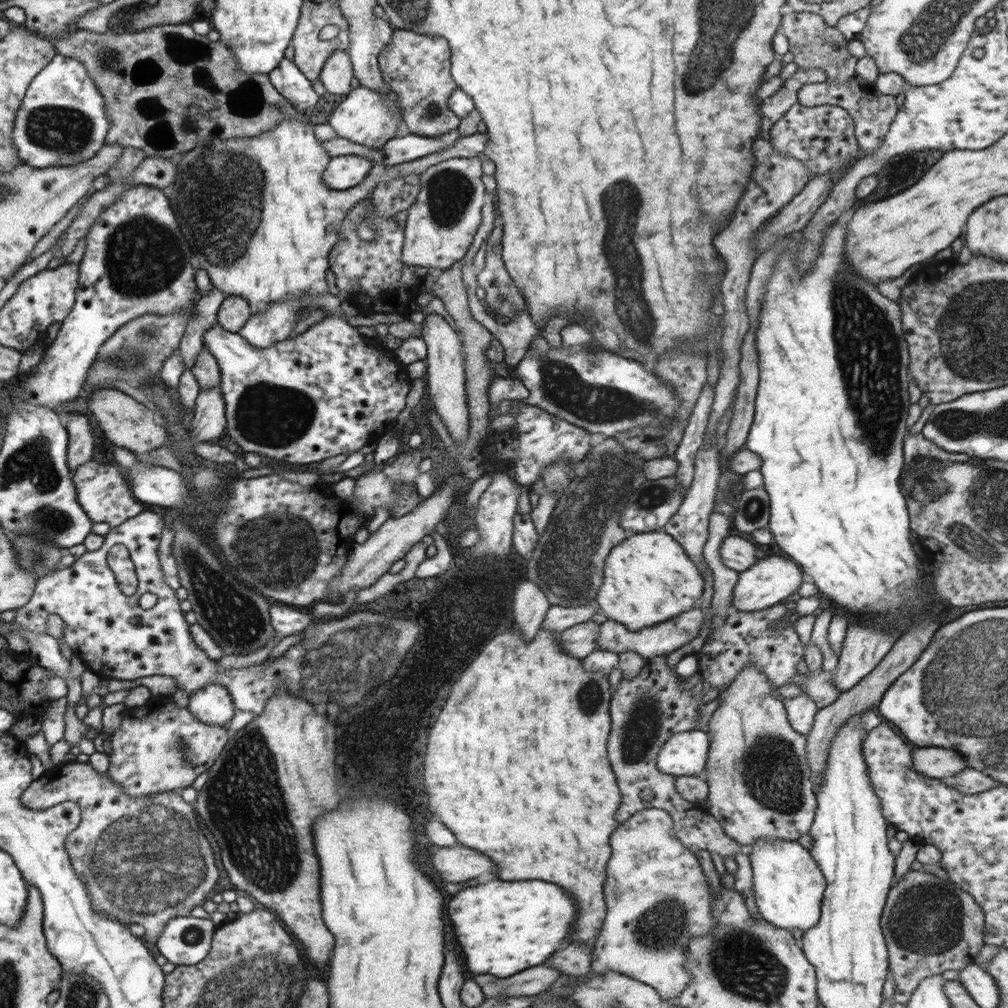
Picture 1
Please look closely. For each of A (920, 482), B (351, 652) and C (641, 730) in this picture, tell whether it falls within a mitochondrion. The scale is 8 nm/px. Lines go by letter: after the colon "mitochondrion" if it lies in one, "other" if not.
A: mitochondrion
B: mitochondrion
C: mitochondrion

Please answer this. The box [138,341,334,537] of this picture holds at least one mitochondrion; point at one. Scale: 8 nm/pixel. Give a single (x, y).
(268, 414)

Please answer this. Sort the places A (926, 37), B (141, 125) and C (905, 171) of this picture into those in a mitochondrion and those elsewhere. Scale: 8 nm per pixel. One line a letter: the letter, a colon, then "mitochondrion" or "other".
A: mitochondrion
B: mitochondrion
C: mitochondrion

